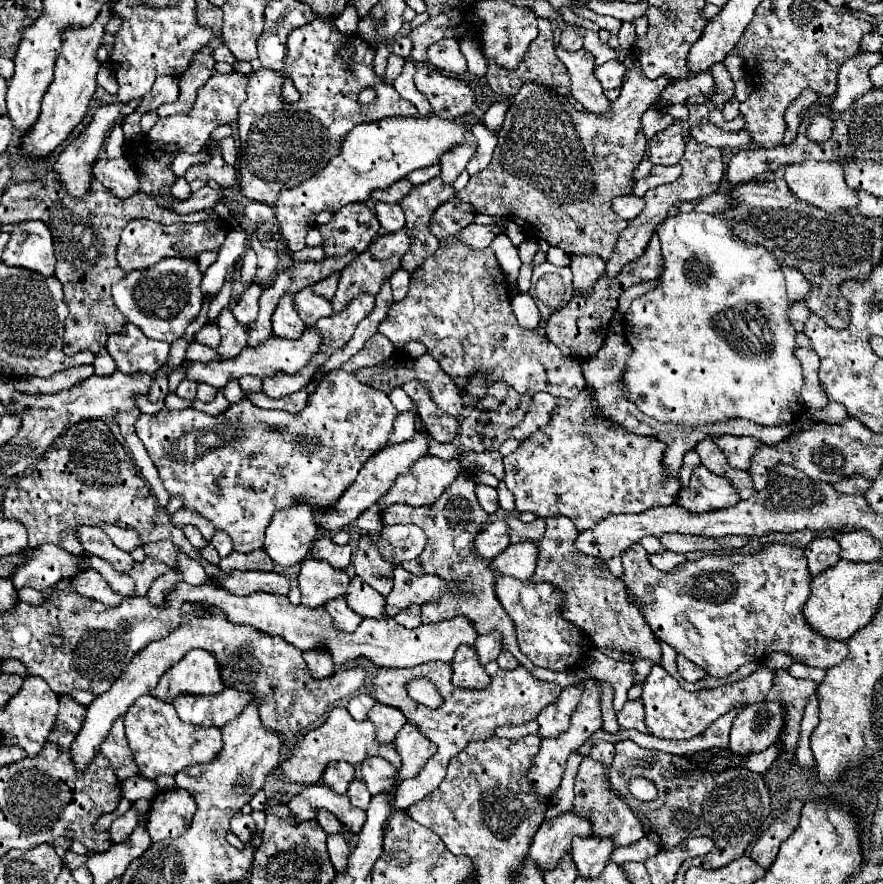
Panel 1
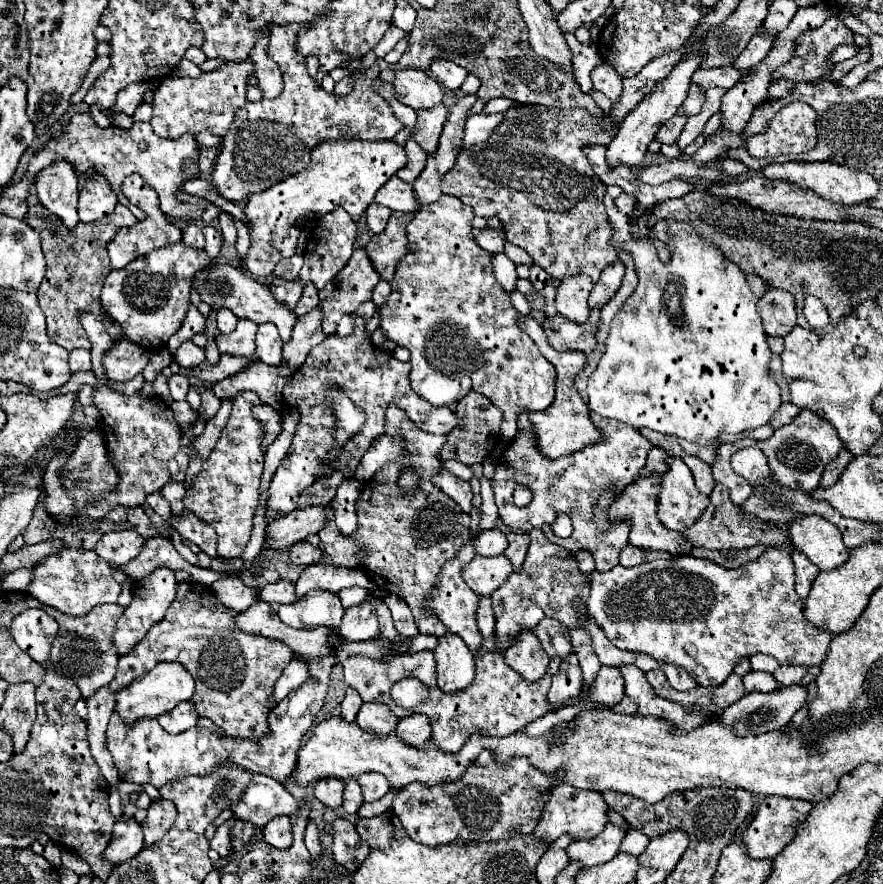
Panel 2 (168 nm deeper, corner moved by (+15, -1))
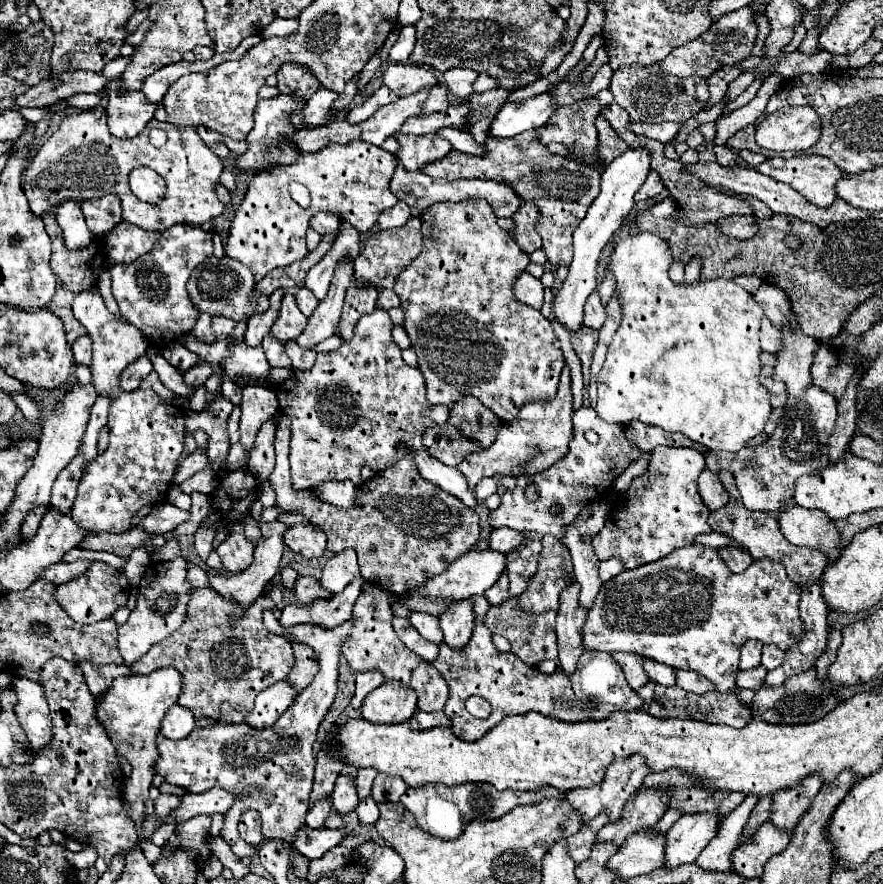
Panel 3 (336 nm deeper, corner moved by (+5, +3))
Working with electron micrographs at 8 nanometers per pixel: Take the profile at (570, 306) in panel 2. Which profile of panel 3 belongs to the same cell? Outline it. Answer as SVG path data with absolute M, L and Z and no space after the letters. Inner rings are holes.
M594 291L594 293L588 297L586 305L584 305L584 325L586 325L586 327L592 327L592 329L600 329L602 323L604 323L604 319L606 319L604 305L602 305L602 301L600 301L598 291Z

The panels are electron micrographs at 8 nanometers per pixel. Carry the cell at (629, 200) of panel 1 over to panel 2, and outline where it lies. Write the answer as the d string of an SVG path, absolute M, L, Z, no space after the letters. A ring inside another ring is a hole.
M622 193L622 195L616 199L616 207L618 207L620 211L624 211L626 215L630 215L630 213L634 211L634 207L636 207L636 199L632 199L632 195Z

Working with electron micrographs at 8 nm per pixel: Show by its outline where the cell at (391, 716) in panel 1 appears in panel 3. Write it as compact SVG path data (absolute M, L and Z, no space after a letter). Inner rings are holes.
M382 683L374 689L360 709L370 723L404 723L416 711L414 689L400 683Z

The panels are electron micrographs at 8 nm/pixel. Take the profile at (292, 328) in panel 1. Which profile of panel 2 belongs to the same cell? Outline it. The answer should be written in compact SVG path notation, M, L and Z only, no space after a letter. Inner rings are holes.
M264 323L258 327L256 357L268 365L278 365L282 361L282 341L272 323Z

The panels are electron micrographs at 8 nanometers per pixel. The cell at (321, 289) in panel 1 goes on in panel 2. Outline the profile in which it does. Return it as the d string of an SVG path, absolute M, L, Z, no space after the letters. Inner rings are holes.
M308 283L308 285L304 287L302 297L300 297L300 301L298 301L298 305L296 305L294 311L296 311L296 315L306 315L306 313L312 311L316 305L318 305L318 291L314 289L312 283Z

